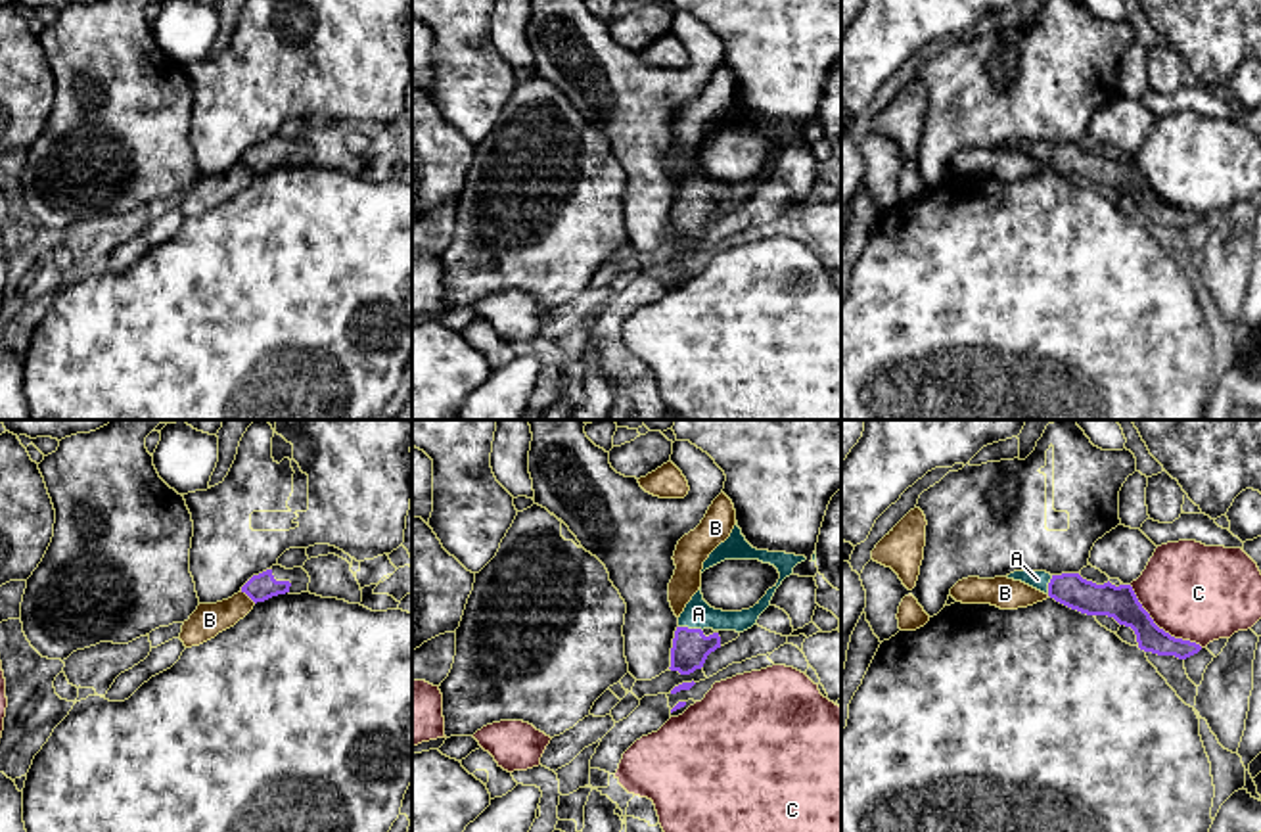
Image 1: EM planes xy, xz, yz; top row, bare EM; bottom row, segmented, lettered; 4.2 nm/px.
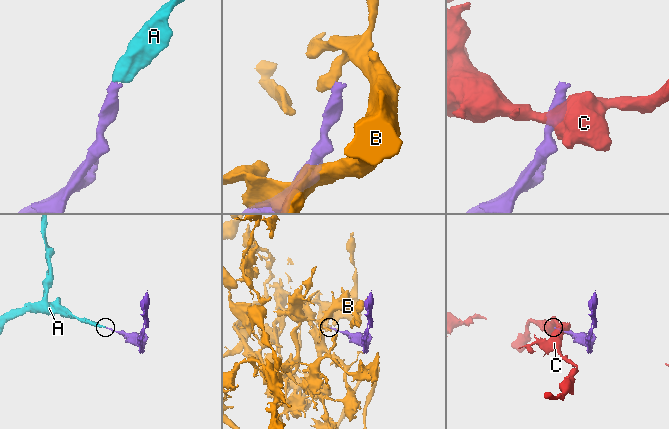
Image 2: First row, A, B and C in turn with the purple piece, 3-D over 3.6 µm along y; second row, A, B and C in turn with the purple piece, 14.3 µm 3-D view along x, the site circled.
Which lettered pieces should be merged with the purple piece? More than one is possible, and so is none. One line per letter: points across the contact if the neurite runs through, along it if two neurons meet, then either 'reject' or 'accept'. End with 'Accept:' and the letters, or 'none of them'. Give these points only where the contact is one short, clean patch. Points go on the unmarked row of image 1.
A: across xz (690, 217), (690, 200), (698, 184) | accept
B: along xy (240, 161), (255, 173) | reject
C: reject
Accept: A

